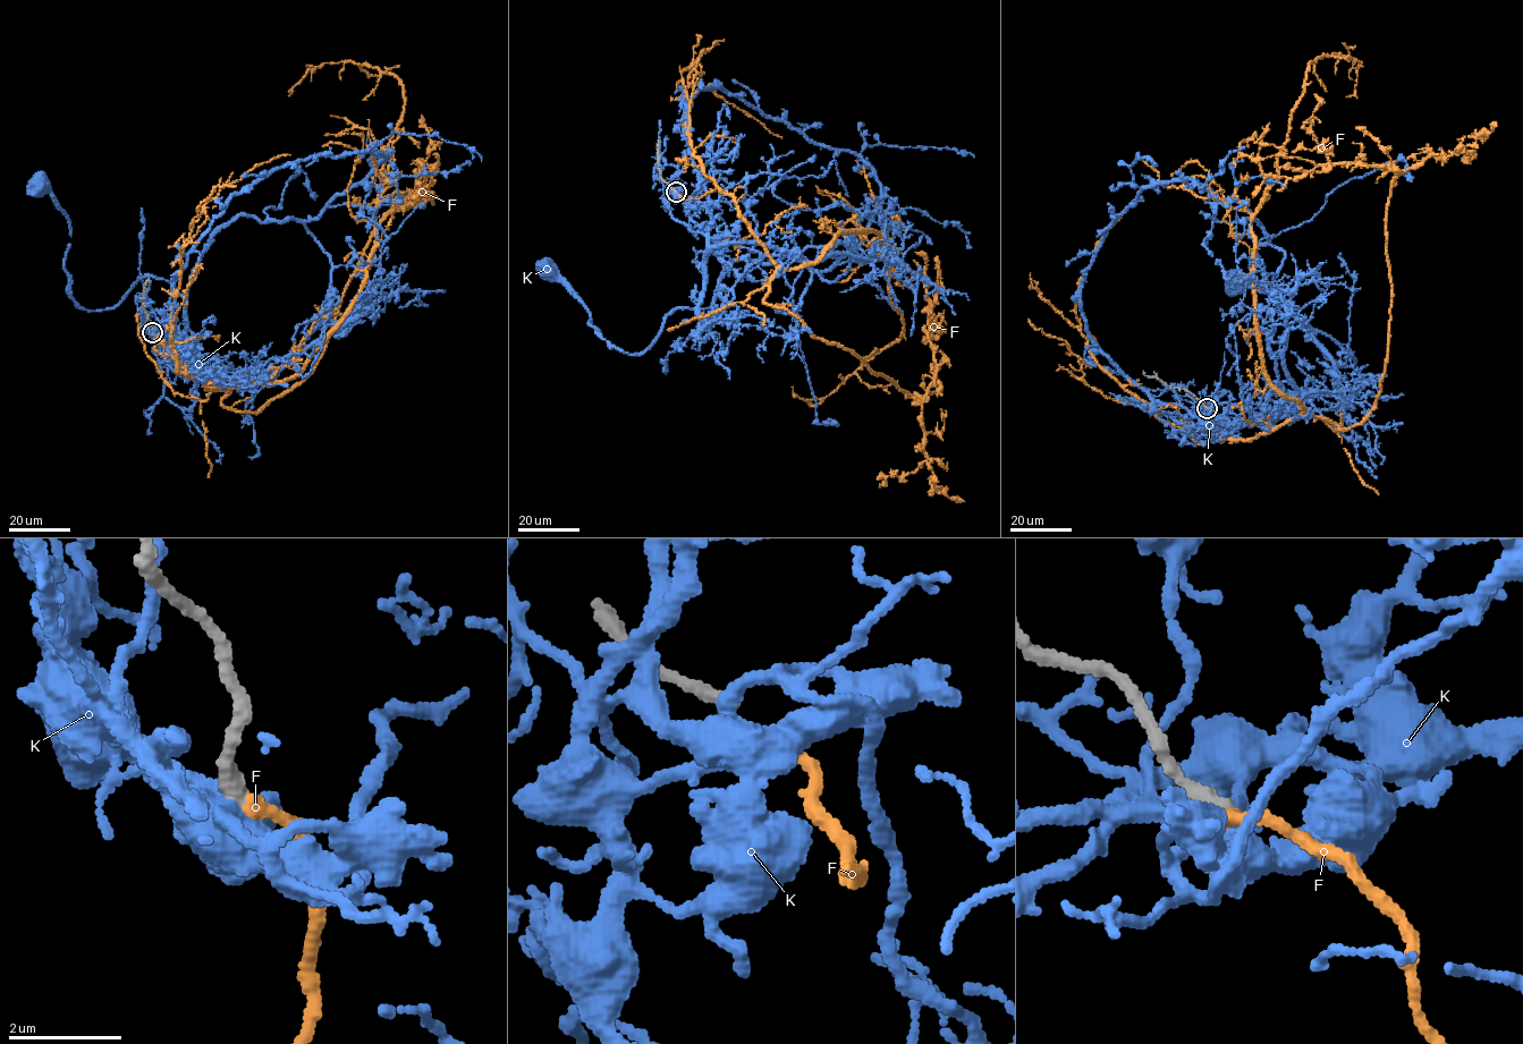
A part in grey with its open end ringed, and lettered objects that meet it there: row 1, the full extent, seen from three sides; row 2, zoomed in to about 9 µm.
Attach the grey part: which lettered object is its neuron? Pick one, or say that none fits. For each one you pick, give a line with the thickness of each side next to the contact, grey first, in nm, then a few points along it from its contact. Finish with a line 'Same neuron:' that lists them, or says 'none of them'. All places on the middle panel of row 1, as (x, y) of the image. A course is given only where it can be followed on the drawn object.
F: 360 nm thick on the grey side, 280 nm on the other; it runs (676, 191), (733, 197), (780, 268), (812, 264), (844, 231), (888, 245), (898, 338), (814, 406), (792, 387)
Same neuron: F

